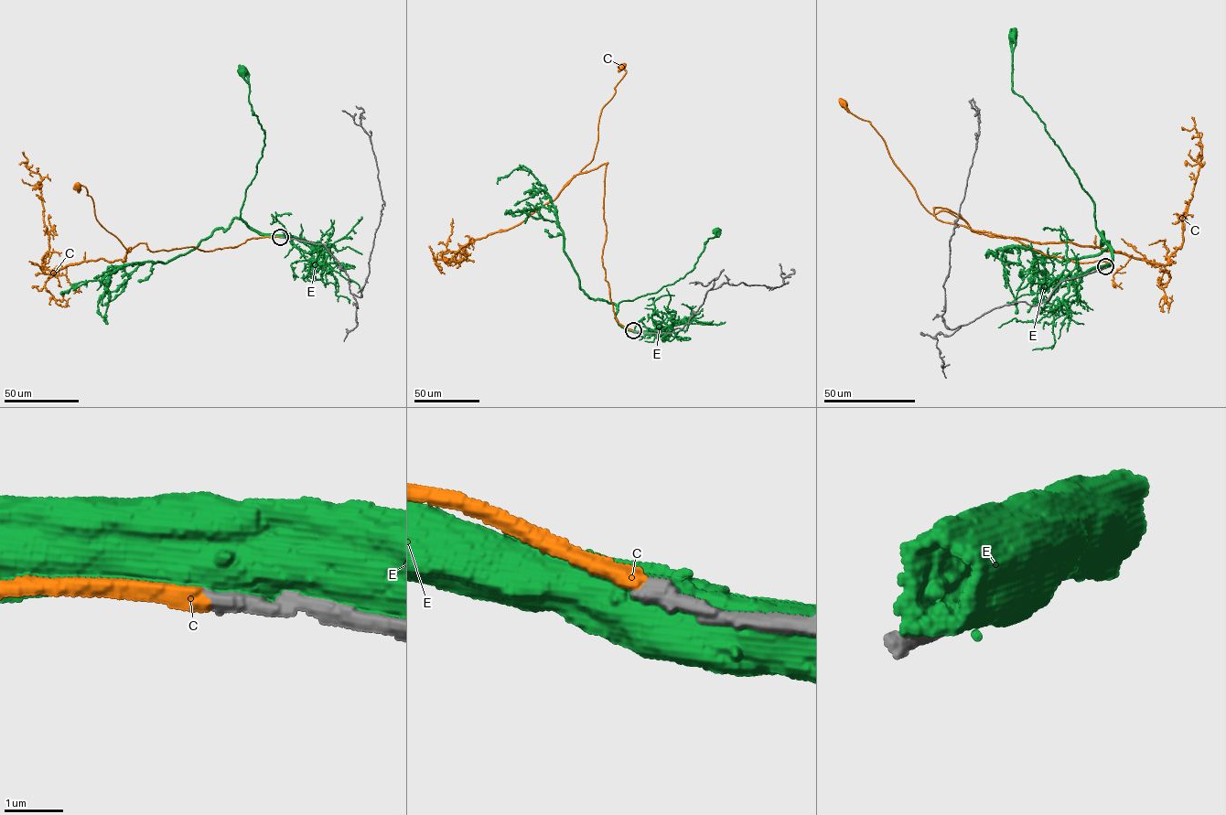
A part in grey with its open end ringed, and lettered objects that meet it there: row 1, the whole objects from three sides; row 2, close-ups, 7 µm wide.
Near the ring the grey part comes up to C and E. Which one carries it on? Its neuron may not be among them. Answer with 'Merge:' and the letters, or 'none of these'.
Merge: C

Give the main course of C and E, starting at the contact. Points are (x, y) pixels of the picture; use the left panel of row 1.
C: (280, 237), (204, 252), (153, 252), (139, 242), (126, 252), (98, 220), (86, 187), (76, 187)
E: (283, 237), (260, 234), (241, 217), (264, 137), (250, 102), (249, 84), (241, 70)

